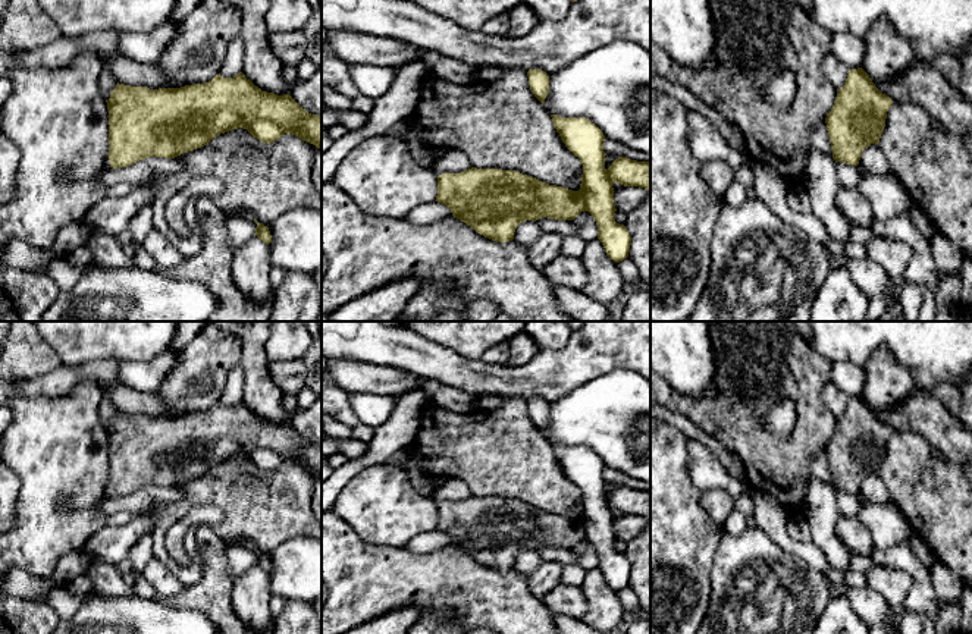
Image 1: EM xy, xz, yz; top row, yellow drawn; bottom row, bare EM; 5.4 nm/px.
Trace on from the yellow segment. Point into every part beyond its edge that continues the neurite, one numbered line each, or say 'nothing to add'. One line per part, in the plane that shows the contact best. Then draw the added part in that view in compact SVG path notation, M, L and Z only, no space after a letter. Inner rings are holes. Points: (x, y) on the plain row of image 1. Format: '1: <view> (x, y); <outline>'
1: xz (428, 482); M423 476L423 484L432 489L429 498L433 499L436 502L436 505L440 505L442 502L439 502L435 498L435 484L433 484L433 480L430 477Z

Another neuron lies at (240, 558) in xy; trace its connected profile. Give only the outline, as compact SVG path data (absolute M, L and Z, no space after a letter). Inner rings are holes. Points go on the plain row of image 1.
M225 546L226 562L231 569L232 580L247 572L255 562L257 552L253 546Z

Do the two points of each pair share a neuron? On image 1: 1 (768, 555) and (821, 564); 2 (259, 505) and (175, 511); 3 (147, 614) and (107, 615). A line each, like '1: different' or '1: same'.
1: different
2: same
3: same

